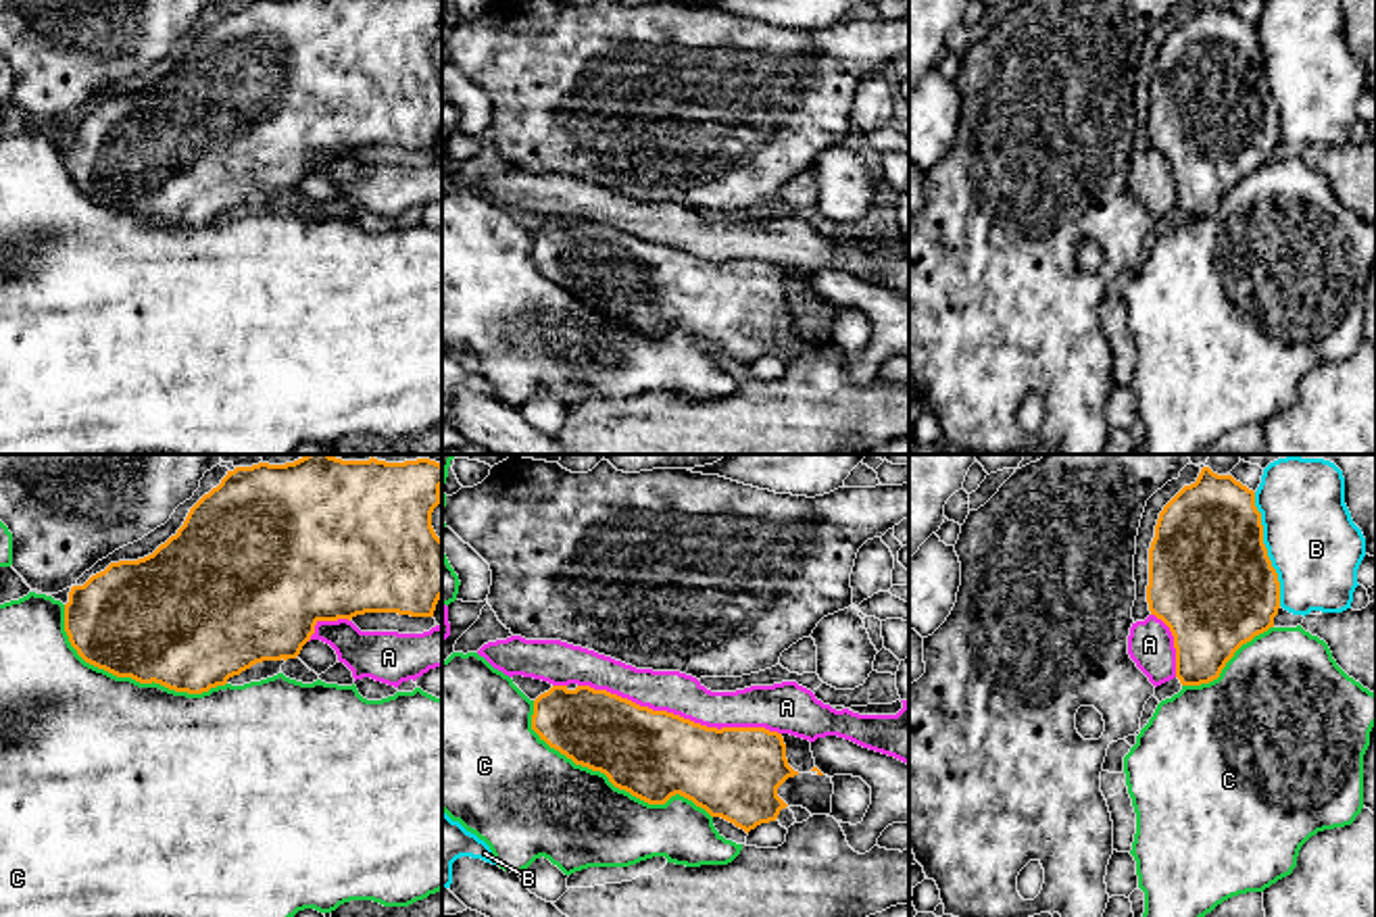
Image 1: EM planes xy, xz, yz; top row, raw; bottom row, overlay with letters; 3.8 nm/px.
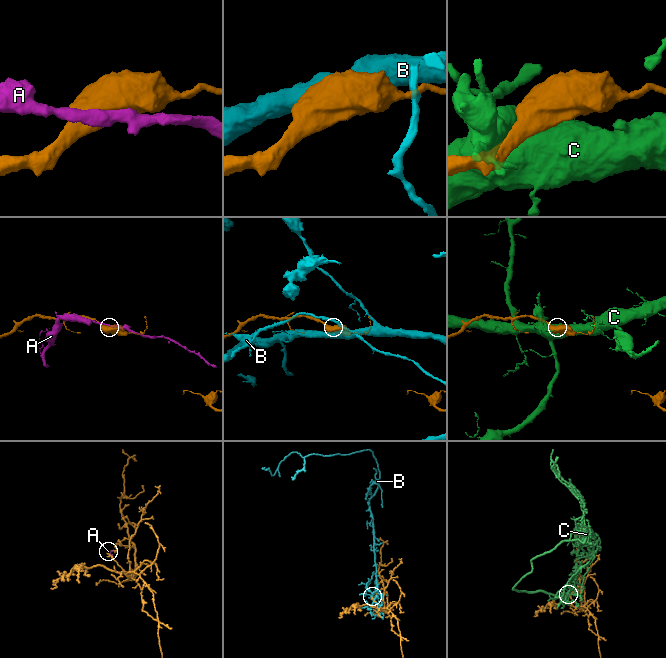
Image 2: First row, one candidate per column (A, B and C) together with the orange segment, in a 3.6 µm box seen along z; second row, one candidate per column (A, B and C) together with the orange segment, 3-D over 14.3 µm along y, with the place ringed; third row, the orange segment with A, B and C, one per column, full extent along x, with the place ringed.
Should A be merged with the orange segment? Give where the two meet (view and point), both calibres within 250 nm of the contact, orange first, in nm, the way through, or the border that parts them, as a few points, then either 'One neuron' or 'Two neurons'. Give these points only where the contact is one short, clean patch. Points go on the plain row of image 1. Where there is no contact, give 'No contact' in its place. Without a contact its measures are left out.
Touches orange at xz (678, 249). Thickness 340 nm (orange) against 160 nm. Two neurons

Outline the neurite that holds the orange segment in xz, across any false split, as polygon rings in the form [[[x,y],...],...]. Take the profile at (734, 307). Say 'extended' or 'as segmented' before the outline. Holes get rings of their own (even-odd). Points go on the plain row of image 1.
as segmented; [[[552,219],[540,227],[532,263],[648,338],[680,327],[746,367],[778,352],[788,340],[778,321],[798,308],[778,265],[707,261],[590,219]]]

